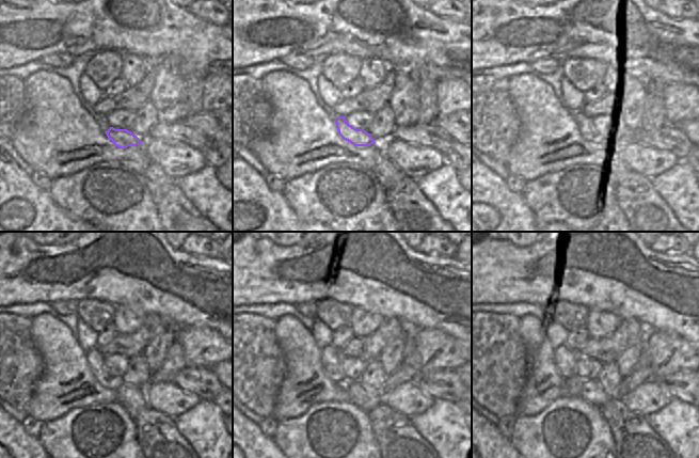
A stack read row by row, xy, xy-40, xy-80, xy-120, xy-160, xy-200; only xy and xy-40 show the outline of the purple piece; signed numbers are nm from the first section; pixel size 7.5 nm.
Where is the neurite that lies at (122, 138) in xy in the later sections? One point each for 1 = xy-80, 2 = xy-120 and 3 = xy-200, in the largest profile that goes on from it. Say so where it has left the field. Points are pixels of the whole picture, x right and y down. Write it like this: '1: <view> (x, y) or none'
1: xy-80 (587, 130)
2: xy-120 (95, 359)
3: xy-200 (567, 360)

